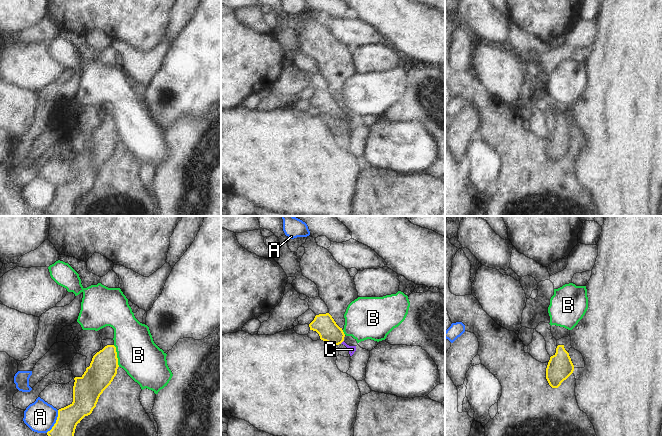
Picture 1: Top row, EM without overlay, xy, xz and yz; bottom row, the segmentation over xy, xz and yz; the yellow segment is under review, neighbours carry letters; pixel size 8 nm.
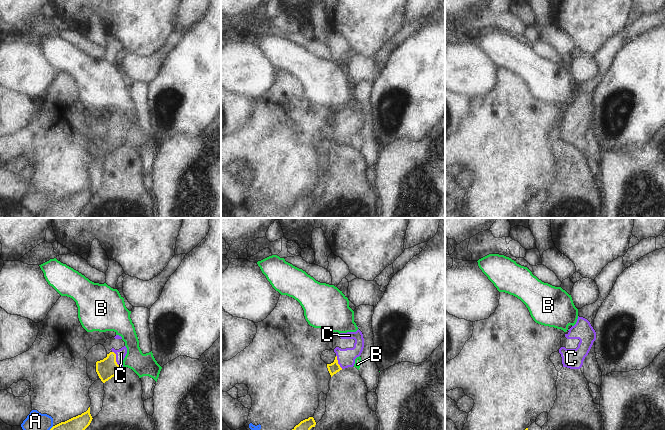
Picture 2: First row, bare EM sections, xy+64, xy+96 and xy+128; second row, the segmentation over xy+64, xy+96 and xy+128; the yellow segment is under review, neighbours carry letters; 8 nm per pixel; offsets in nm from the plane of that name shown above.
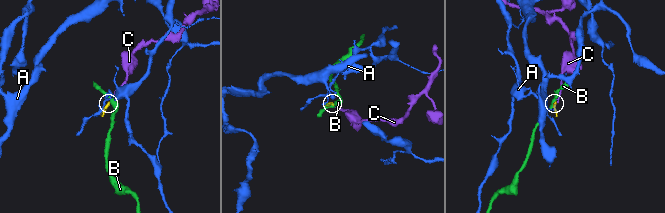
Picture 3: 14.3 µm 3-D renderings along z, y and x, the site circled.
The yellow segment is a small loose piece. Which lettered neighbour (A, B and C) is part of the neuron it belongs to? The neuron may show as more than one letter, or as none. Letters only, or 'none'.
C

